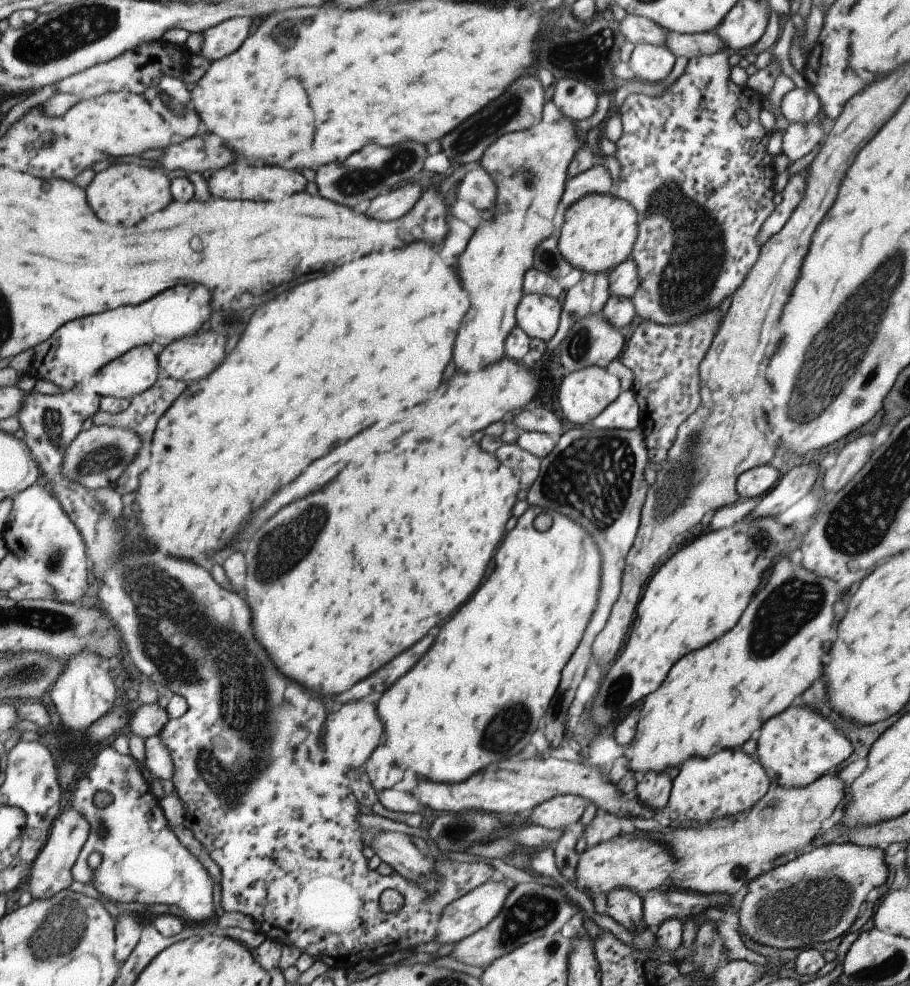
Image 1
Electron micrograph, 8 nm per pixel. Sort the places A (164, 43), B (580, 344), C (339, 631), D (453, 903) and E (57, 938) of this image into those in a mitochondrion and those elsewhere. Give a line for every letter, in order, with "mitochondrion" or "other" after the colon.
A: other
B: mitochondrion
C: other
D: other
E: mitochondrion

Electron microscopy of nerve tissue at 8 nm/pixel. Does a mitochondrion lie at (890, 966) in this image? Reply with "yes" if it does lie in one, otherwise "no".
yes

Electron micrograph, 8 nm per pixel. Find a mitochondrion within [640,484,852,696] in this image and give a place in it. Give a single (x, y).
(790, 604)

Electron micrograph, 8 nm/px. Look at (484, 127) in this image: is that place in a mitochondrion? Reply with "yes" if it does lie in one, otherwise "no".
yes

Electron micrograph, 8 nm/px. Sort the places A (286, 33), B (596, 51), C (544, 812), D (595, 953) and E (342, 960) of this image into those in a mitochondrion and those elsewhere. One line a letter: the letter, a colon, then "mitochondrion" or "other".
A: mitochondrion
B: mitochondrion
C: other
D: other
E: other

